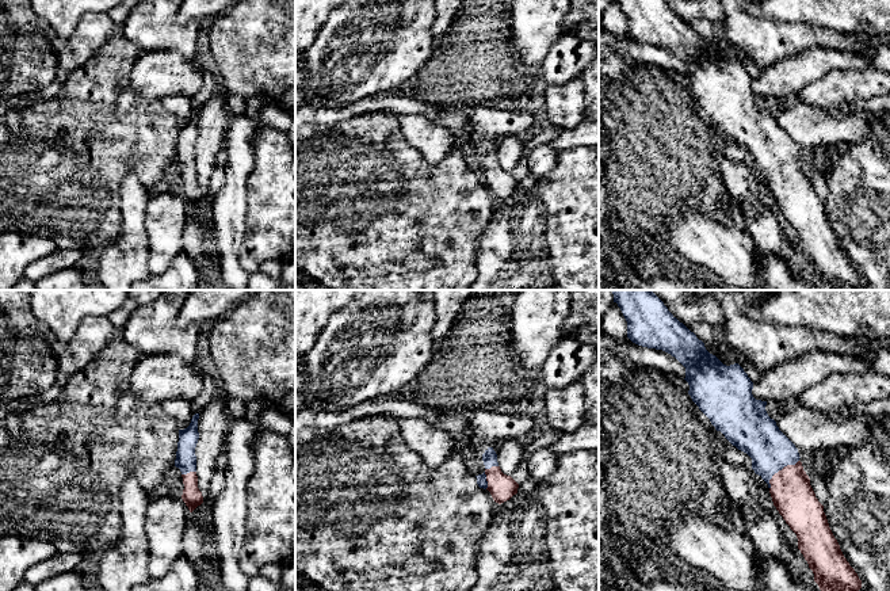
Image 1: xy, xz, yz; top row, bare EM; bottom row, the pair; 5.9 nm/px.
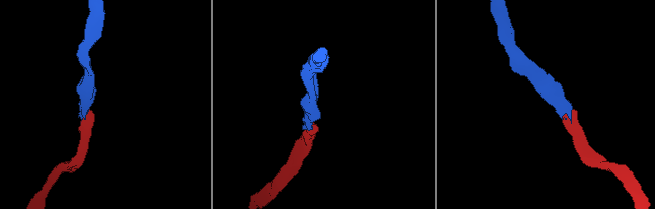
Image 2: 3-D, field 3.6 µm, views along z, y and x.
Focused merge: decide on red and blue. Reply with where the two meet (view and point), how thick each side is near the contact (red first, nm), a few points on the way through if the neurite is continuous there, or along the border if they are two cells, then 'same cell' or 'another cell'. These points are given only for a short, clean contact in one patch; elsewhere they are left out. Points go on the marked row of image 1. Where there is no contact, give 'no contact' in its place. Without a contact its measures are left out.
contact yz (779, 471); calibres 240 and 260 nm; way yz (793, 496), (786, 477), (779, 471), (778, 461), (757, 435); same cell

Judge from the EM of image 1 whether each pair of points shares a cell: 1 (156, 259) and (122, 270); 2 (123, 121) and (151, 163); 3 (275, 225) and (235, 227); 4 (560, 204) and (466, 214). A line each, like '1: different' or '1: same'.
1: different
2: same
3: different
4: different

